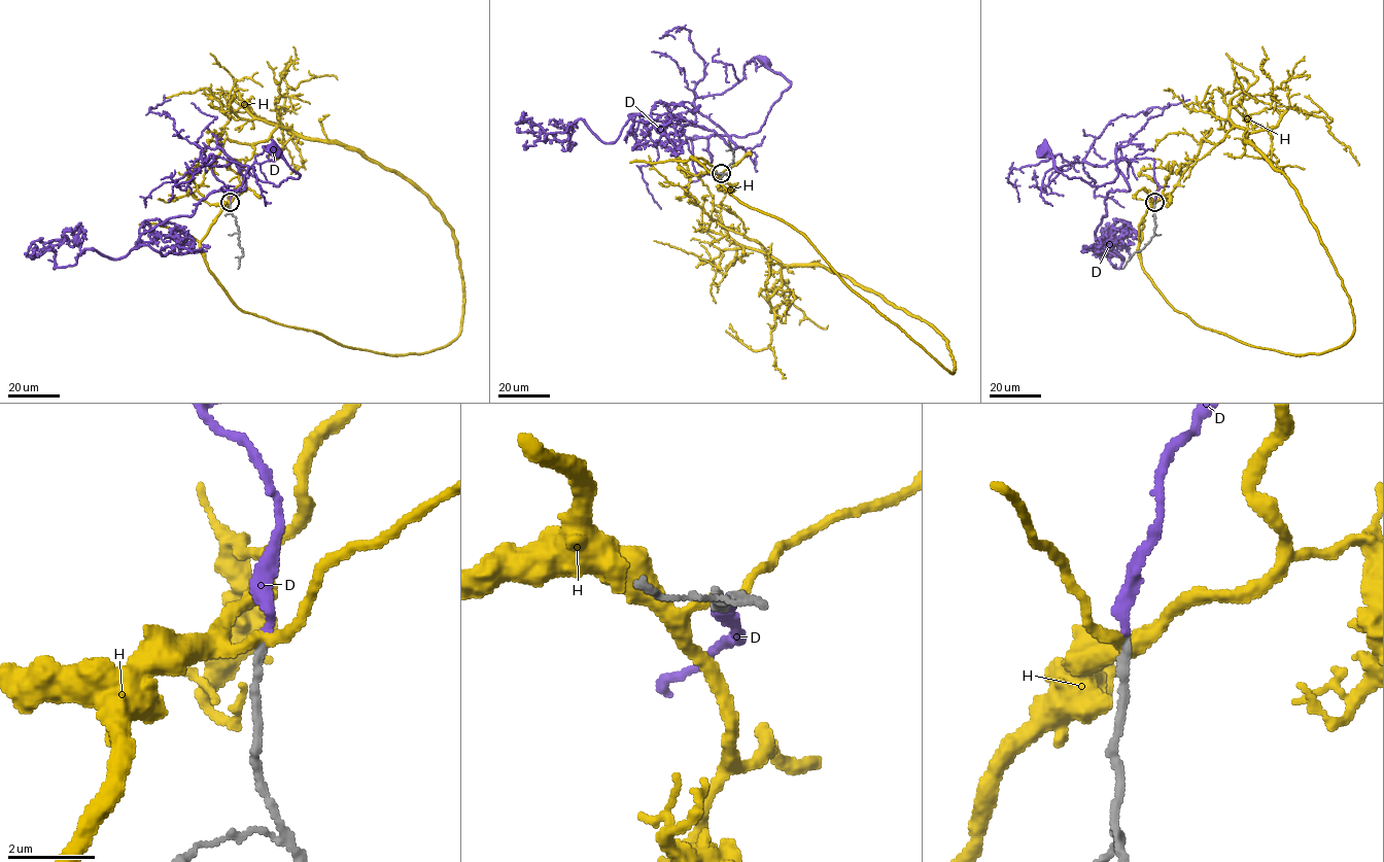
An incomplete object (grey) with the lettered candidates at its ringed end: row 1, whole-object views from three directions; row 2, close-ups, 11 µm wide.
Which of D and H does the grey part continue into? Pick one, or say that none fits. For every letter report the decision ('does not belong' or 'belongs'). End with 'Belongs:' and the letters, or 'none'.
D: belongs
H: does not belong
Belongs: D

